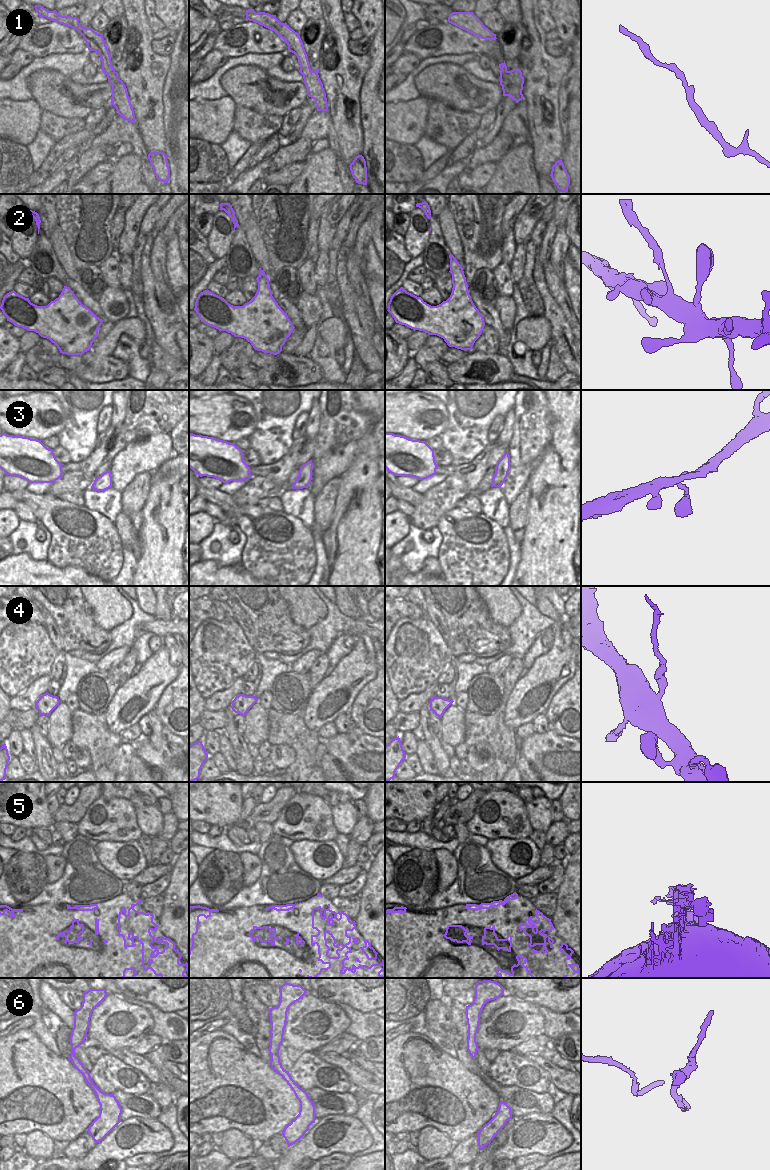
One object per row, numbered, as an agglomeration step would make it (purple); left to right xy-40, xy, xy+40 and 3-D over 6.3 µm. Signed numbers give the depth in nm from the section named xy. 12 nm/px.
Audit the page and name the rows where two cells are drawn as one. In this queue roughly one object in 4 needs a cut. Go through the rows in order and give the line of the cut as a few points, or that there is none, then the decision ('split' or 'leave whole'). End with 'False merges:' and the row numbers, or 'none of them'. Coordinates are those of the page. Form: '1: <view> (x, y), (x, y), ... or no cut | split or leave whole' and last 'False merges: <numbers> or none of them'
1: no cut | leave whole
2: xy+40 (462, 269), (457, 269), (452, 274) | split
3: no cut | leave whole
4: xy+40 (430, 705), (434, 710), (444, 710) | split
5: no cut | leave whole
6: no cut | leave whole
False merges: 2, 4

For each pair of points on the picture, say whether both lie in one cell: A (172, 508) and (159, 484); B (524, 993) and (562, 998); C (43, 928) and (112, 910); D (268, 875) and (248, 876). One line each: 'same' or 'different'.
A: same
B: same
C: same
D: different

